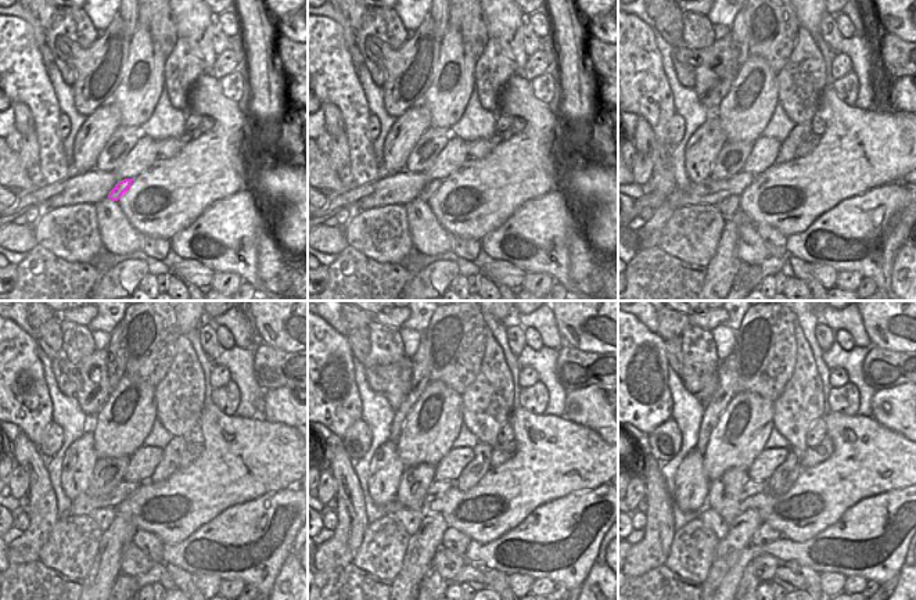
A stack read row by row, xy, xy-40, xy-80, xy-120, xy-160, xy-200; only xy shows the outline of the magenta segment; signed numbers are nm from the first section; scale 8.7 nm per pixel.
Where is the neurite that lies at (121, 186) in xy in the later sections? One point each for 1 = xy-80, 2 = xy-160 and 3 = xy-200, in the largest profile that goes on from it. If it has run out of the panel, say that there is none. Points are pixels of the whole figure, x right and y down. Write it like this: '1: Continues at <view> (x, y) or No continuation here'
1: Continues at xy-80 (728, 207)
2: Continues at xy-160 (410, 520)
3: Continues at xy-200 (712, 520)

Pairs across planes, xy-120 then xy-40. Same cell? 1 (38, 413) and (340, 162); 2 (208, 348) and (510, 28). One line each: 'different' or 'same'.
1: different
2: different

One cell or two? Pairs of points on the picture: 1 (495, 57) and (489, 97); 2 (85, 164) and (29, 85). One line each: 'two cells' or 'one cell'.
1: one cell
2: two cells

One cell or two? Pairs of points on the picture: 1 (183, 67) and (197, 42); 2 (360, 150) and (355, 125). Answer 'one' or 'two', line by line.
1: two
2: one

